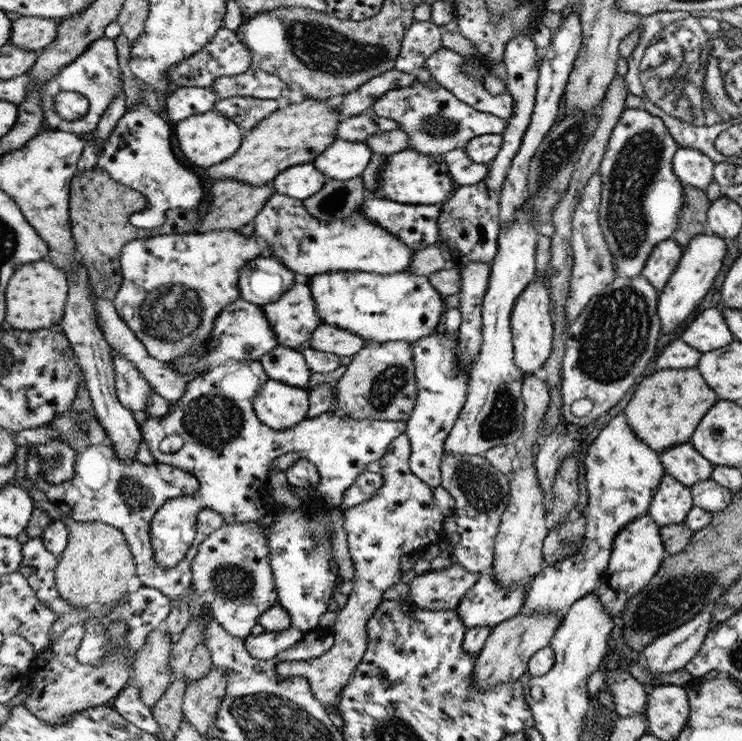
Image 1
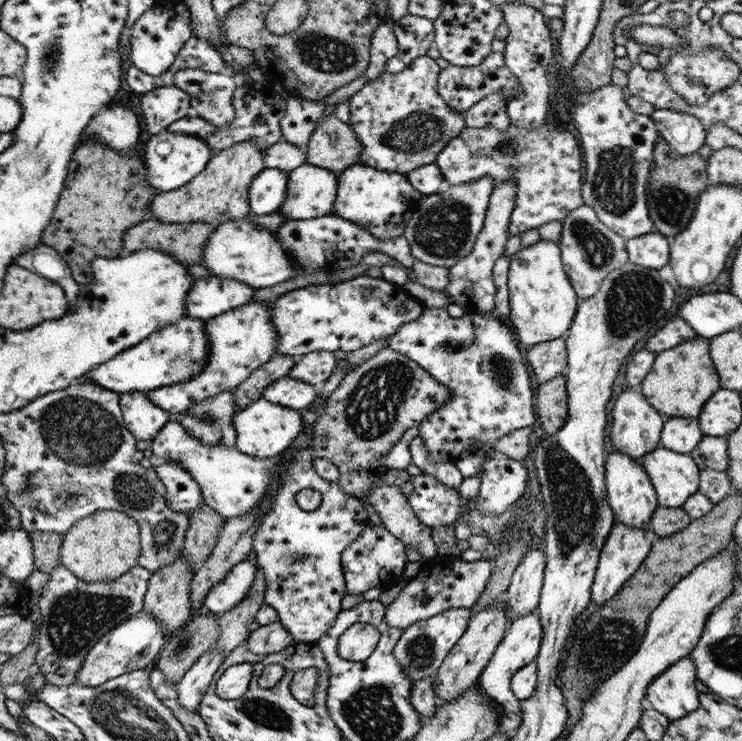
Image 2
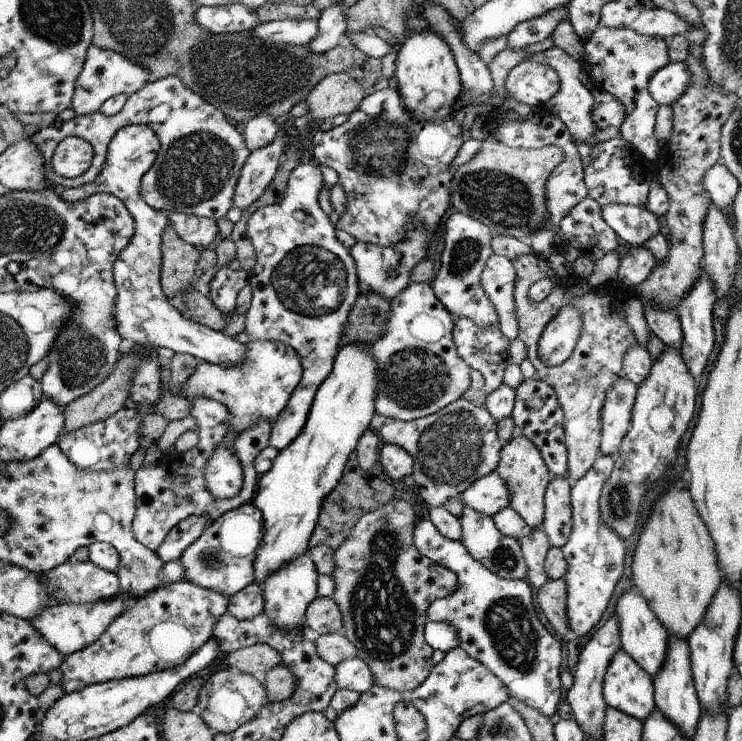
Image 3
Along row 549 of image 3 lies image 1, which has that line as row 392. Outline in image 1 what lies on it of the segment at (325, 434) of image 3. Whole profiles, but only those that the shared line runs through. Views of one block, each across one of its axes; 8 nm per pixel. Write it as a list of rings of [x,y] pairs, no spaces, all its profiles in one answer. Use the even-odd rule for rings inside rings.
[[[268,379],[253,400],[254,413],[274,430],[290,430],[301,423],[309,409],[309,391]]]

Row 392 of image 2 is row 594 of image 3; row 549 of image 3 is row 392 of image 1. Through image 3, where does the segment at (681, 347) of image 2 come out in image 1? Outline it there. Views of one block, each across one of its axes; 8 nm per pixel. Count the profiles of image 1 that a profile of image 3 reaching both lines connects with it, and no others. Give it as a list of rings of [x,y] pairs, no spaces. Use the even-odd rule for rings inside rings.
[[[694,368],[657,370],[637,388],[624,414],[632,432],[659,454],[666,448],[689,442],[698,423],[719,400],[714,389],[706,384],[704,377]]]

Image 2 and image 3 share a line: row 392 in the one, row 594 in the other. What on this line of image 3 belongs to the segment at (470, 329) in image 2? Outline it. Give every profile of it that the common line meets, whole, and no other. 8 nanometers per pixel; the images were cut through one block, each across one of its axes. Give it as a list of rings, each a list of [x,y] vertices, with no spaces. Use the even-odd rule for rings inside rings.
[[[421,519],[415,524],[413,543],[422,557],[450,569],[457,576],[455,591],[435,600],[428,607],[428,620],[450,623],[457,630],[459,646],[469,657],[482,663],[506,685],[508,698],[521,700],[546,718],[555,719],[558,703],[562,702],[560,662],[564,660],[564,647],[538,619],[535,604],[532,602],[532,588],[527,580],[506,580],[490,572],[482,563],[472,558],[462,540],[455,541],[441,535],[431,520]]]

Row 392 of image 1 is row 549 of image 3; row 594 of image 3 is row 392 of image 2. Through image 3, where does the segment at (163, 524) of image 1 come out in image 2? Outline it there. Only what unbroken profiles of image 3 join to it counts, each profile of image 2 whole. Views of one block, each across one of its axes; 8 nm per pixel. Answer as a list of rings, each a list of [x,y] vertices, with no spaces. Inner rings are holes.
[[[233,390],[221,392],[191,406],[177,418],[195,439],[207,445],[223,444],[235,448],[236,429],[233,425],[235,412]]]

